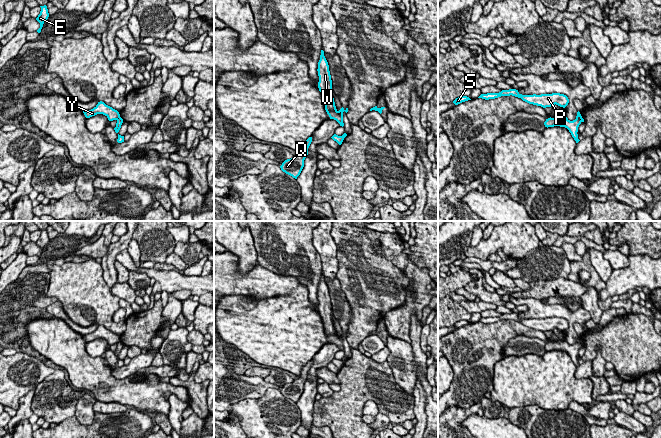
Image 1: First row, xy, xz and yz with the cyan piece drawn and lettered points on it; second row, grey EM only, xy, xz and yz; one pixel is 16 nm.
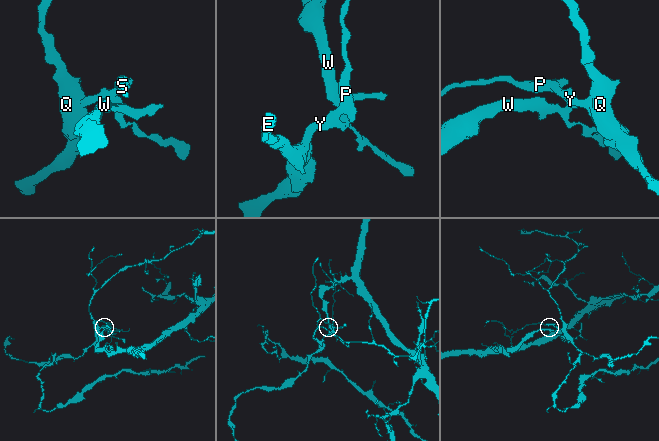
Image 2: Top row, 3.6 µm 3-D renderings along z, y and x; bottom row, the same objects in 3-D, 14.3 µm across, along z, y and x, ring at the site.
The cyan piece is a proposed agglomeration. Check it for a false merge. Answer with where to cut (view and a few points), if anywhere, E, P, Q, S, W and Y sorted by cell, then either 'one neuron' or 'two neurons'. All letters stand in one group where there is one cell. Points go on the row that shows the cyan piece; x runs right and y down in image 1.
cut xy (119, 116), (116, 119); groups E P Q S Y / W; two neurons

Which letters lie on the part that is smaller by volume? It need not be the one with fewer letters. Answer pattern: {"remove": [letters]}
{"remove": ["E", "P", "Q", "S", "Y"]}

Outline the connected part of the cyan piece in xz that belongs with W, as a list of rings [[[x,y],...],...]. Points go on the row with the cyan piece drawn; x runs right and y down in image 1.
[[[321,50],[320,60],[318,62],[318,88],[321,92],[323,102],[325,105],[325,110],[329,115],[330,119],[336,120],[340,126],[344,126],[343,123],[343,112],[348,112],[348,108],[344,109],[343,107],[338,111],[335,106],[333,92],[332,92],[332,80],[329,71],[328,62],[324,56],[324,51]]]

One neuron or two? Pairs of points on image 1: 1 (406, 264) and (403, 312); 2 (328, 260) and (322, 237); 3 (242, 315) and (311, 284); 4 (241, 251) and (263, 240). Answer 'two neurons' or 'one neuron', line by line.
1: one neuron
2: one neuron
3: two neurons
4: two neurons

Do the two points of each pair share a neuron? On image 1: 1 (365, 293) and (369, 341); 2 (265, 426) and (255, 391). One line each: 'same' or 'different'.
1: different
2: different

